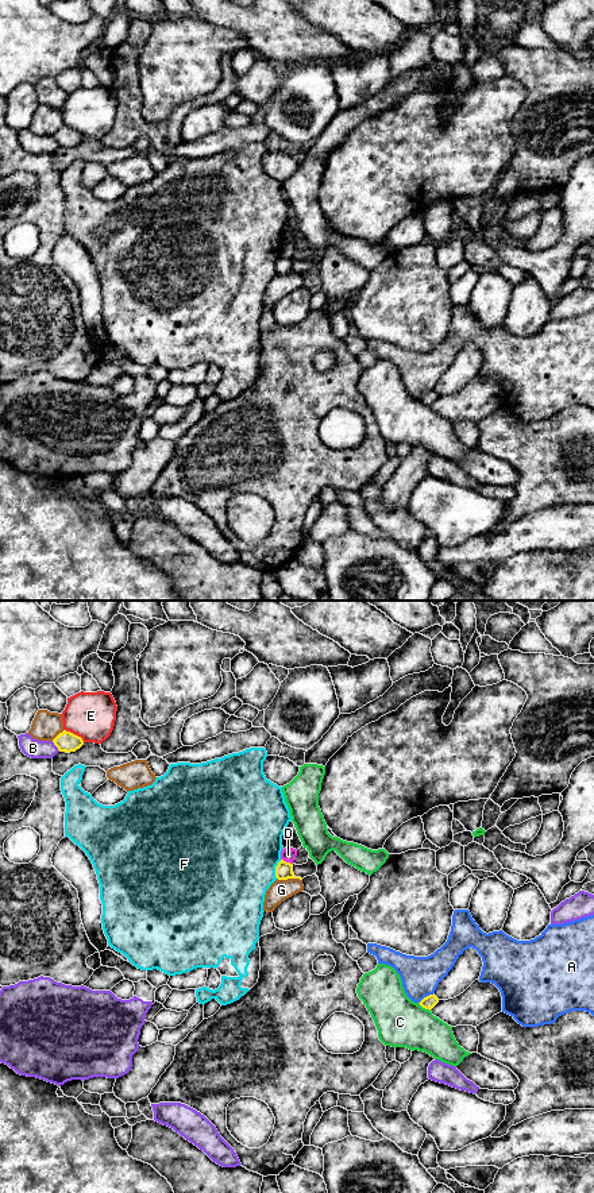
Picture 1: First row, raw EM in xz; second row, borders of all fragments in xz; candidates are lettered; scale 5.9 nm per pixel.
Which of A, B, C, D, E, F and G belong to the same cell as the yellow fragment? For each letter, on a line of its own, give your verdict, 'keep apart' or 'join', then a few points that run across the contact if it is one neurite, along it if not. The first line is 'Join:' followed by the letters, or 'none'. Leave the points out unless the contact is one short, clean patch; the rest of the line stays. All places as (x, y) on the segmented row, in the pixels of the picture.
Join: none
A: keep apart
B: keep apart
C: keep apart
D: keep apart; line xz (281, 858), (292, 864)
E: keep apart
F: keep apart
G: keep apart

